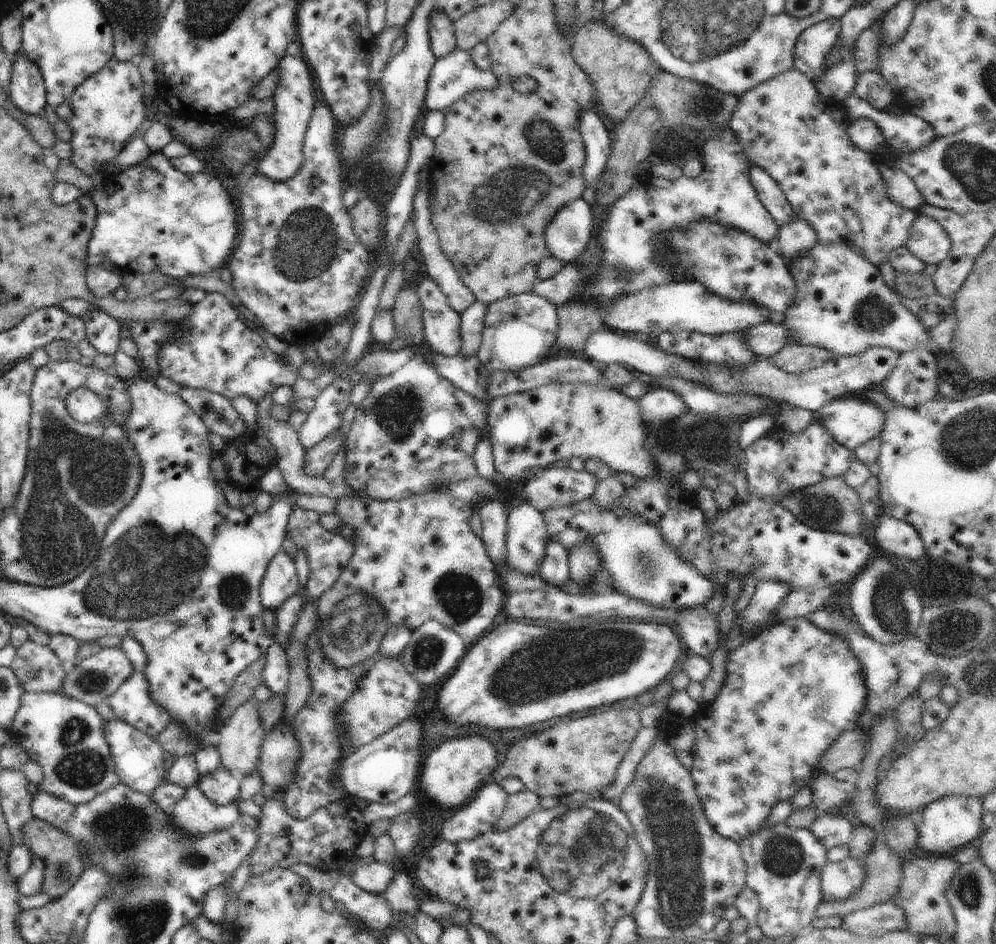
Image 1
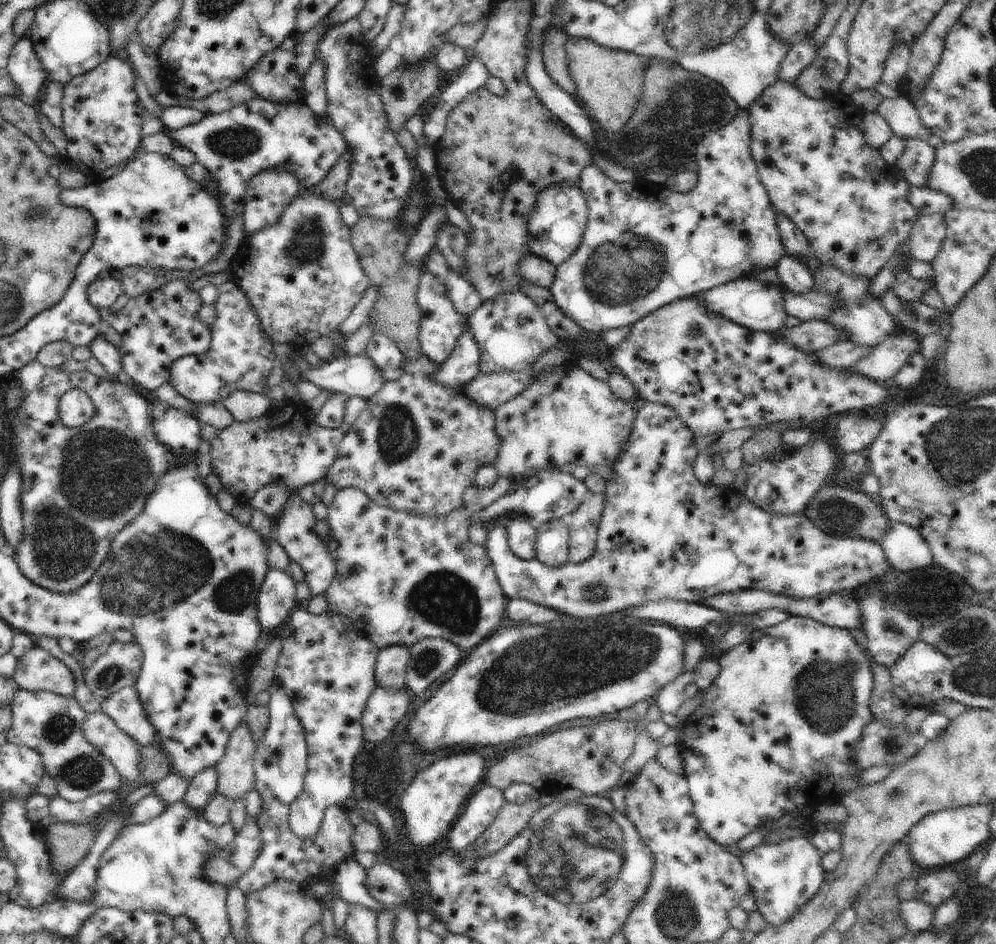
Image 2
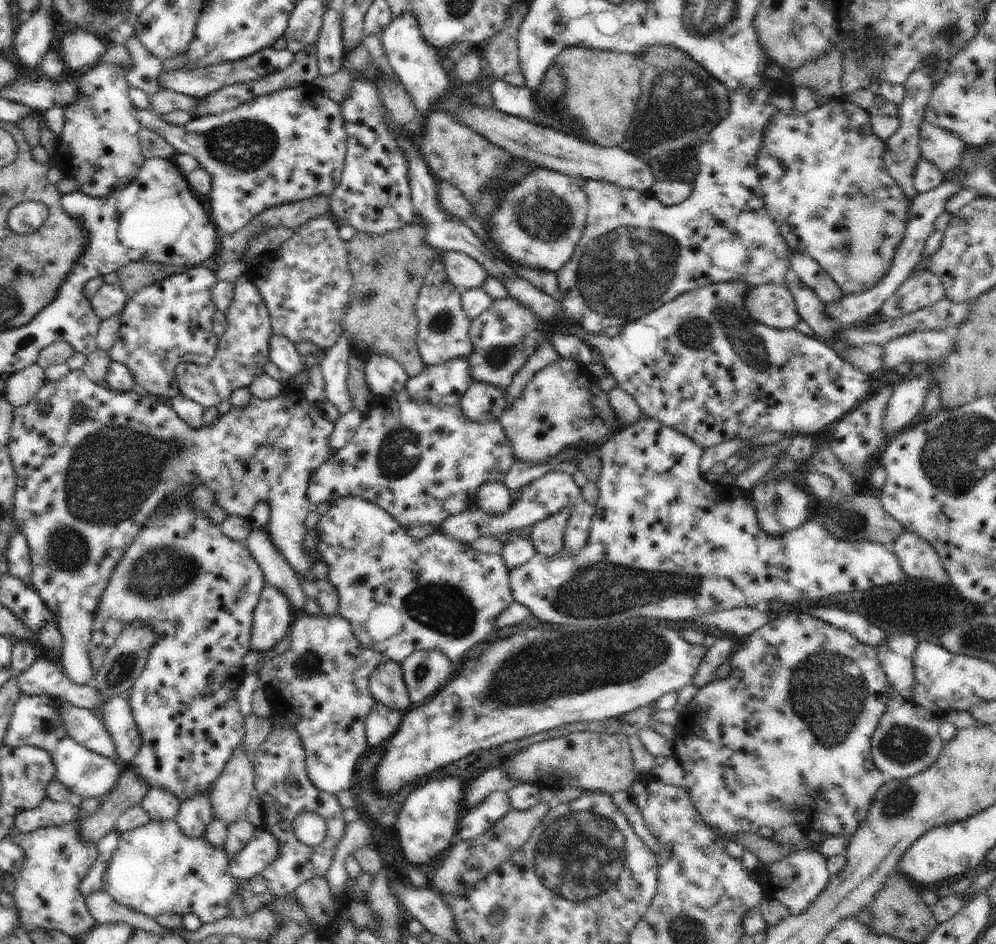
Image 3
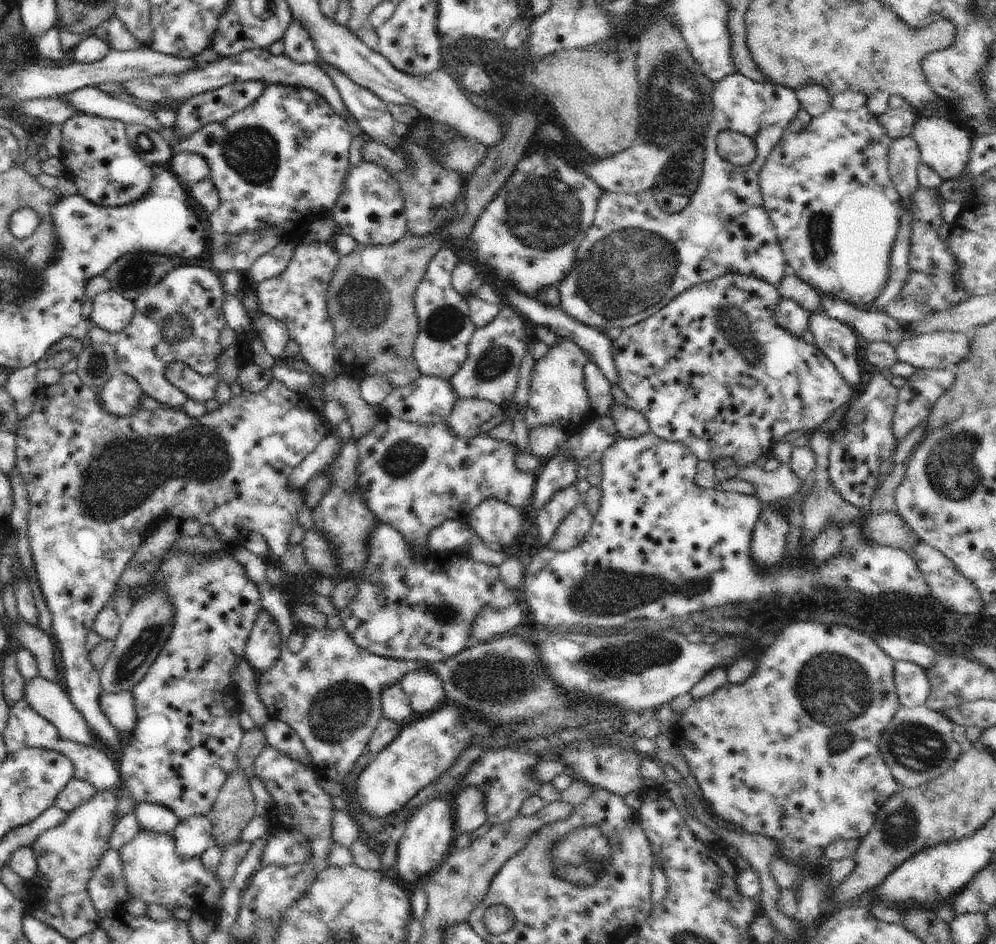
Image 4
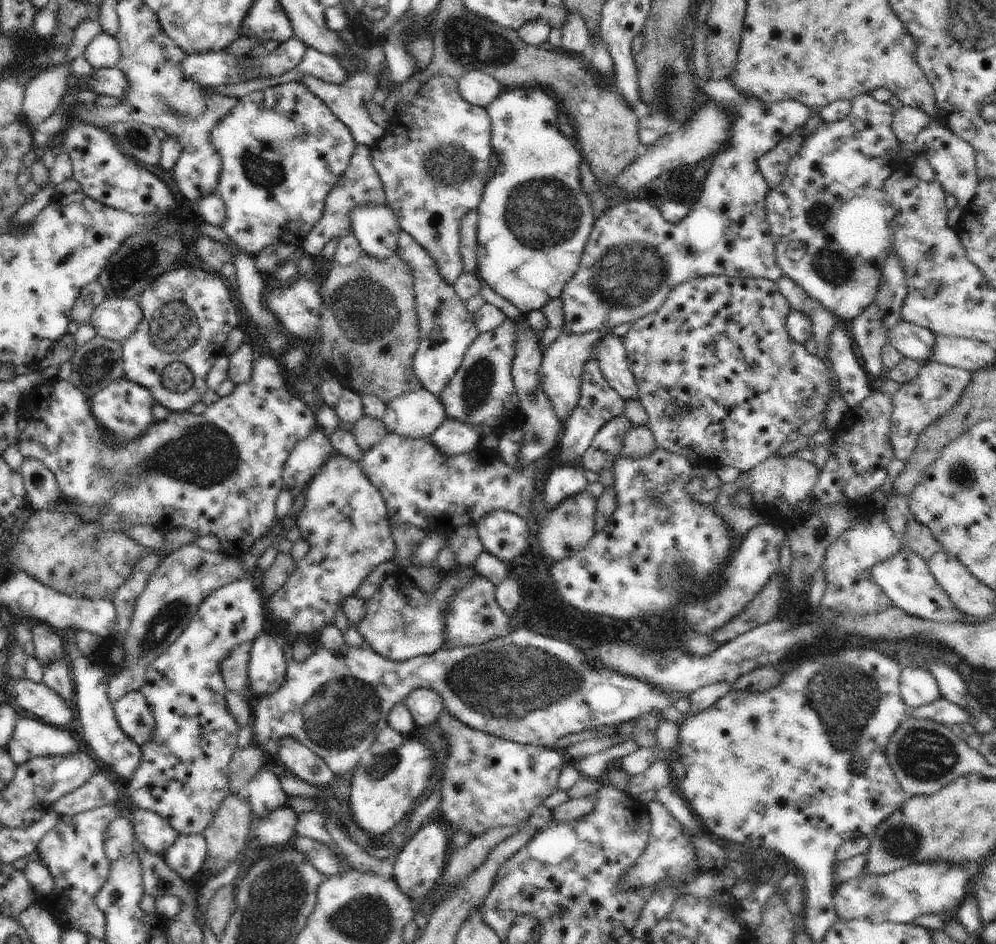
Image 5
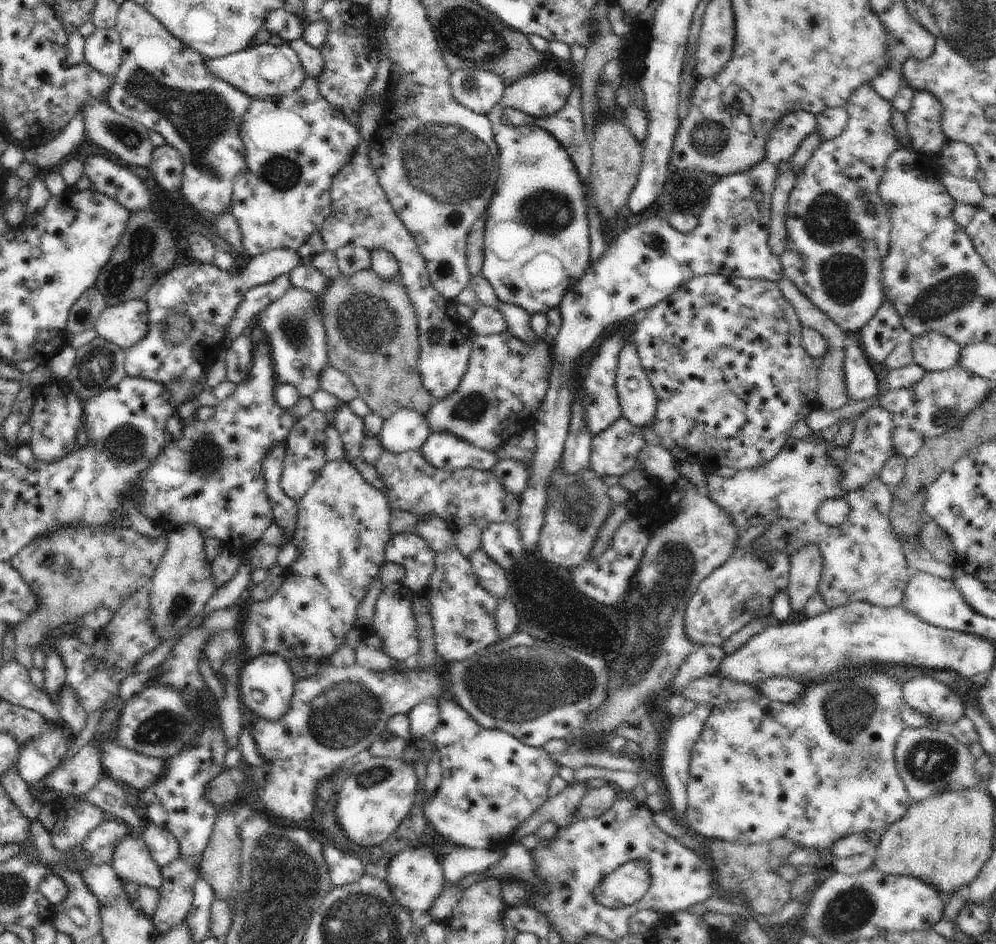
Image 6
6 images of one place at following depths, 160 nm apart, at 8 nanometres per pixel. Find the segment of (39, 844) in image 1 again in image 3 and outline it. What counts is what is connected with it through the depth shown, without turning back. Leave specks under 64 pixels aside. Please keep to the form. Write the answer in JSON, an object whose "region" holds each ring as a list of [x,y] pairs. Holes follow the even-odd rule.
{"region":[[[122,766],[123,771],[118,777],[116,786],[96,814],[77,820],[81,837],[85,841],[96,843],[108,833],[115,830],[118,819],[132,807],[140,805],[149,786],[133,771],[132,766]]]}

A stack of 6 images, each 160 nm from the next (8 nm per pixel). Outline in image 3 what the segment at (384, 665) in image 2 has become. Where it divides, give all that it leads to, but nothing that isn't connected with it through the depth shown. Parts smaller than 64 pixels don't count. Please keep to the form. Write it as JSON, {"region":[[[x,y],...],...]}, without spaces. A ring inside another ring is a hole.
{"region":[[[383,662],[370,677],[369,687],[376,702],[395,711],[410,708],[411,702],[402,667],[397,662]]]}

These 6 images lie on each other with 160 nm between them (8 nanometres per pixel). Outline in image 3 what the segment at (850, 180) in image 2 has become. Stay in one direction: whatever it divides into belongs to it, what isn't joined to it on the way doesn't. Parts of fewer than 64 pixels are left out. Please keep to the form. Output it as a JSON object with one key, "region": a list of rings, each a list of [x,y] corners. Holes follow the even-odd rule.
{"region":[[[844,96],[829,102],[827,105],[817,106],[806,114],[799,113],[795,108],[788,114],[778,113],[773,115],[770,122],[766,125],[764,142],[757,156],[756,170],[760,175],[760,186],[763,190],[763,201],[766,210],[778,225],[779,231],[786,239],[789,249],[791,252],[810,255],[834,279],[834,282],[838,284],[846,296],[868,292],[888,274],[892,266],[895,249],[905,235],[908,210],[910,210],[910,204],[912,204],[906,200],[904,191],[889,175],[883,159],[883,154],[886,152],[885,142],[872,132],[870,119],[871,116],[866,109],[848,102]]]}

